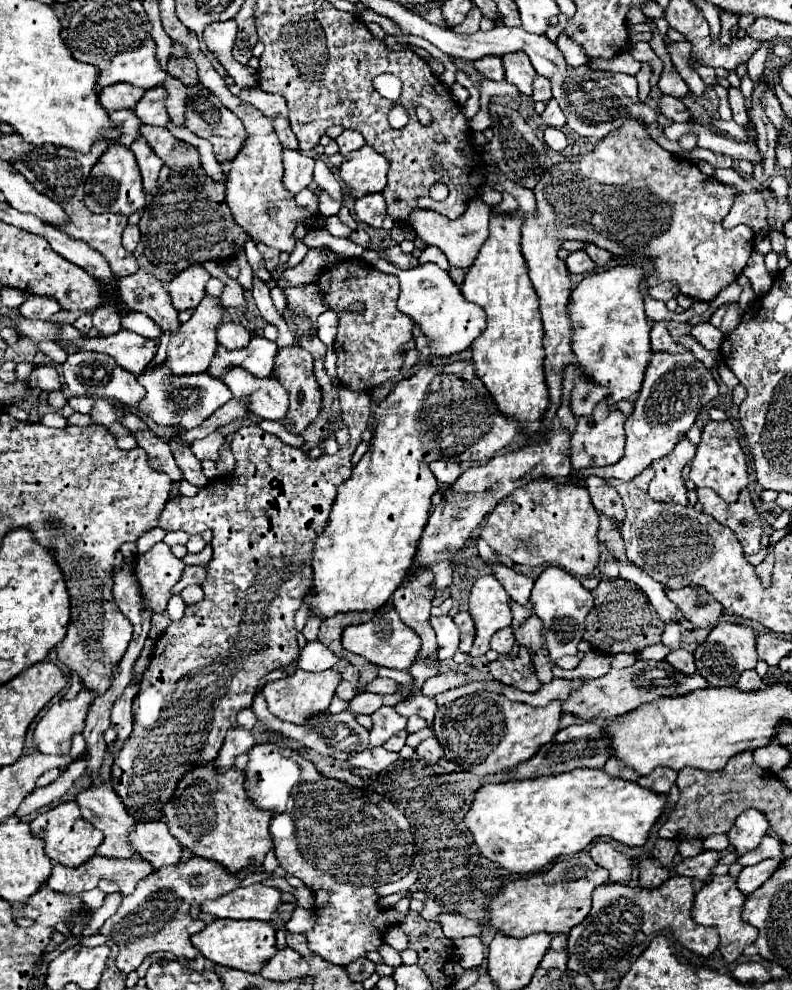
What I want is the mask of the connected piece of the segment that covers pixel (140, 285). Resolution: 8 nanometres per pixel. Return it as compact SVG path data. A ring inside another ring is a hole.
M138 270L132 276L118 280L118 296L130 310L142 312L152 318L164 334L176 334L180 330L178 310L172 306L168 292L160 280L146 270Z

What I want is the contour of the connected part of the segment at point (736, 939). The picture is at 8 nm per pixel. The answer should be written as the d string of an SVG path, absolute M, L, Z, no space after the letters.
M714 876L708 884L704 884L698 892L696 892L696 902L694 902L694 920L698 924L704 926L714 926L720 934L720 948L722 948L722 956L726 958L726 962L734 962L740 958L740 954L744 952L746 946L754 944L754 940L758 938L758 930L746 922L742 922L740 914L742 914L742 906L746 902L746 894L738 890L736 886L736 878L732 876Z

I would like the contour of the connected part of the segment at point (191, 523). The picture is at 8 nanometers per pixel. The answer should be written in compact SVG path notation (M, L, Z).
M341 387L339 390L338 399L341 407L341 417L344 424L348 428L352 428L352 444L338 450L338 454L334 456L320 456L320 458L308 458L308 454L300 448L294 448L294 446L288 446L284 444L278 436L274 434L266 434L262 428L258 426L242 426L236 436L232 438L232 454L236 456L236 468L230 476L232 482L210 482L206 484L196 496L174 496L166 502L166 508L162 510L162 514L158 516L158 526L170 531L185 531L188 534L202 534L204 530L212 530L214 538L212 538L212 548L214 548L214 554L212 554L212 560L208 564L208 578L206 582L202 584L204 588L204 600L200 604L196 604L196 608L186 608L184 616L180 622L176 624L170 624L166 628L166 632L156 640L156 646L154 646L154 652L152 652L152 658L150 658L150 664L144 672L144 678L140 682L140 690L134 698L134 730L130 734L130 738L126 740L126 744L122 746L122 750L118 752L116 760L114 760L114 766L112 766L112 788L116 788L116 794L122 798L124 806L128 808L128 812L132 812L136 816L136 820L158 820L160 818L160 808L162 804L166 804L166 800L170 800L172 796L172 788L176 788L176 780L180 780L180 774L184 774L188 768L192 768L192 764L204 764L204 762L210 762L218 756L222 744L224 744L224 736L228 732L228 728L232 728L232 724L236 724L236 714L240 708L246 708L246 706L252 706L252 700L256 696L256 686L258 682L272 670L280 668L280 666L288 666L292 664L296 658L298 658L298 642L296 642L296 628L294 628L294 612L298 610L298 606L302 604L304 596L310 592L312 588L312 554L314 554L314 544L316 544L316 538L324 532L326 524L328 524L328 514L330 514L330 508L332 508L332 502L336 498L336 492L338 492L338 486L350 478L352 474L352 464L350 464L350 456L354 454L356 446L360 444L360 436L362 432L366 430L366 424L368 424L368 418L370 418L370 394L368 392L348 392L348 388Z

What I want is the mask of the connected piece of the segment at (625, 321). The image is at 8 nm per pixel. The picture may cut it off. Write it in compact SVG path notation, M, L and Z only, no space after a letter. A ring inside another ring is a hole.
M622 264L602 272L590 272L570 296L570 318L574 326L572 350L576 364L599 384L610 388L610 404L635 397L650 360L650 324L644 312L640 264Z

